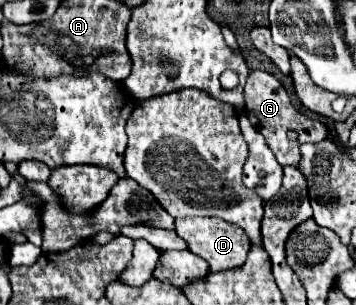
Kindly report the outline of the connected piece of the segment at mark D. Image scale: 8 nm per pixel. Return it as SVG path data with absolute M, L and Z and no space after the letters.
M187 217L187 219L177 219L175 227L177 227L177 235L187 243L189 251L203 257L209 263L211 273L241 267L247 259L251 241L247 239L247 235L243 233L241 227L235 227L233 223L227 223L225 219L219 219L219 217Z

